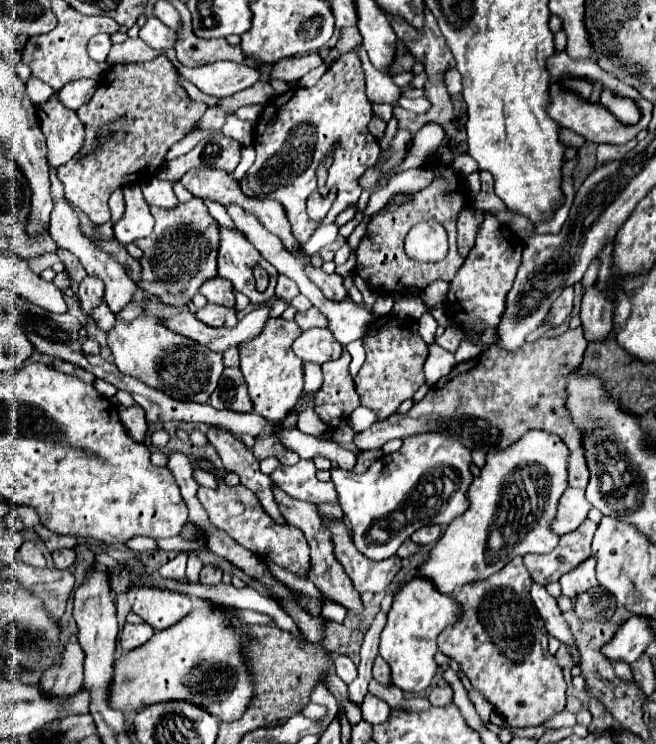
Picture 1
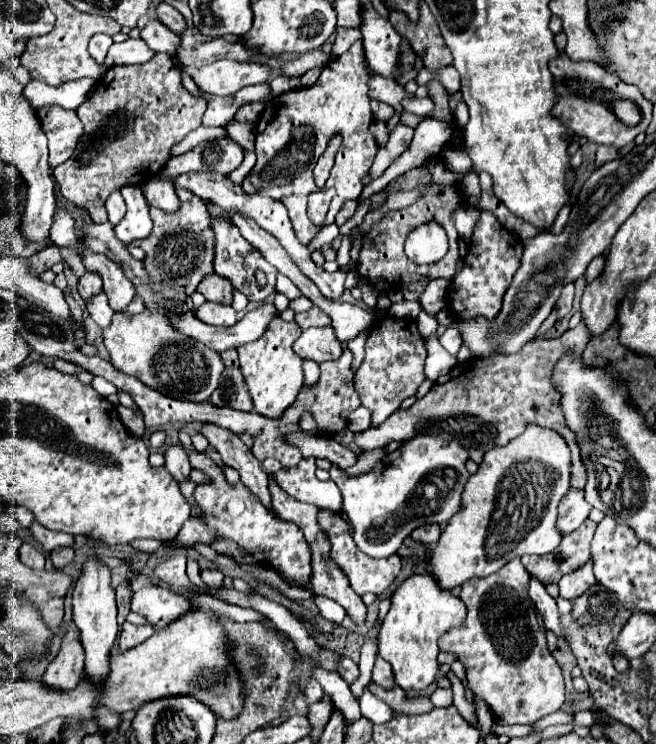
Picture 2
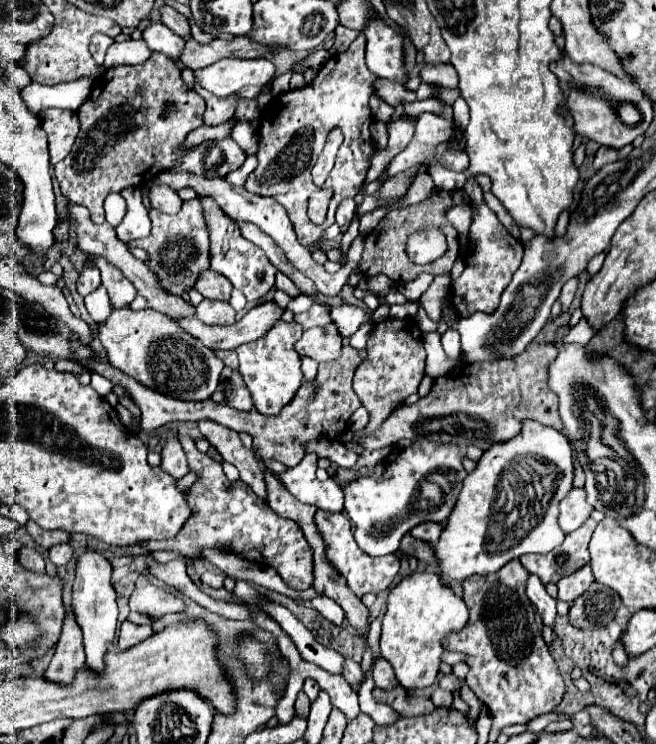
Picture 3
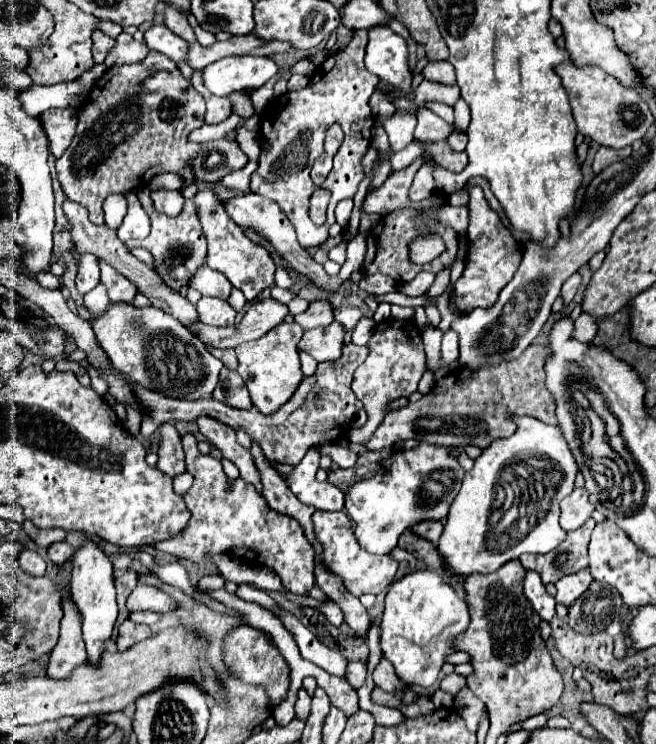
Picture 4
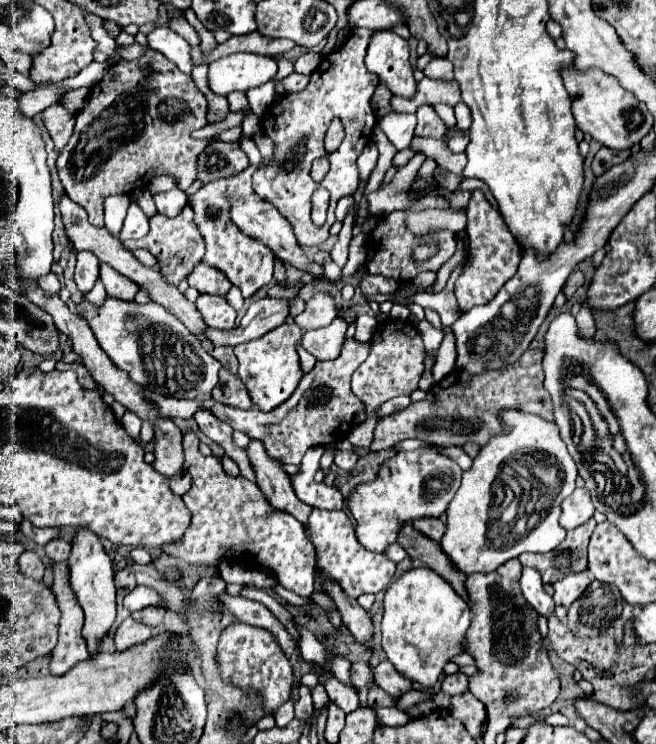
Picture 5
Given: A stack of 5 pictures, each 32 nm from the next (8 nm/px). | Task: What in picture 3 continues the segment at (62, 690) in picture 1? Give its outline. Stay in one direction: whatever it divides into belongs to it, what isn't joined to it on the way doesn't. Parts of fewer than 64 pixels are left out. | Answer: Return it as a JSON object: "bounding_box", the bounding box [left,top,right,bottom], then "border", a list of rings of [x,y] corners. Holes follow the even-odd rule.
{"bounding_box":[44,610,86,684],"border":[[[68,610],[62,624],[60,640],[56,644],[54,656],[44,676],[46,680],[60,680],[62,684],[68,684],[76,668],[82,668],[84,664],[86,664],[86,654],[84,654],[84,644],[82,644],[82,632],[76,622],[74,610]]]}

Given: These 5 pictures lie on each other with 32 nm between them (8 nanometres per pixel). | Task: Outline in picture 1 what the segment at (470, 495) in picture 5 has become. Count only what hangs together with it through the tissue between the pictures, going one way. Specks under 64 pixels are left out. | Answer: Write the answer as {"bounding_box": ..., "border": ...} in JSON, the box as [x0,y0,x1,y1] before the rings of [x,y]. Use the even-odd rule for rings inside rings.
{"bounding_box":[420,428,570,594],"border":[[[538,428],[528,430],[524,436],[520,436],[514,444],[510,444],[504,450],[488,452],[486,464],[468,486],[468,510],[448,524],[442,538],[430,550],[428,560],[420,566],[420,576],[432,578],[434,586],[440,592],[452,594],[466,582],[488,578],[516,556],[552,552],[560,540],[560,536],[552,530],[552,522],[556,518],[558,500],[568,488],[568,456],[570,452],[566,444],[556,434]]]}

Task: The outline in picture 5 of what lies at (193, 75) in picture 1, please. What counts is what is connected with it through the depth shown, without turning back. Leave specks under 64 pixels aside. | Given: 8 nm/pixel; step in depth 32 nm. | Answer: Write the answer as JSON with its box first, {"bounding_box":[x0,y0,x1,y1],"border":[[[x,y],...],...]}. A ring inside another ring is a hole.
{"bounding_box":[208,52,276,94],"border":[[[238,52],[210,64],[208,84],[216,94],[246,92],[248,88],[262,86],[276,76],[276,62],[270,56],[252,52]]]}

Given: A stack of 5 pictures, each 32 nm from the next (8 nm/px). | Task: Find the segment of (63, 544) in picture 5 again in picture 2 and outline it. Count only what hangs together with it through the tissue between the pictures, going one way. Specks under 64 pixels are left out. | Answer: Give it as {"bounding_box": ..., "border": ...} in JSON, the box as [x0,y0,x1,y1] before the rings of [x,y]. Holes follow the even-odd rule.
{"bounding_box":[50,546,74,568],"border":[[[60,546],[60,548],[54,548],[54,550],[50,552],[50,560],[52,560],[52,564],[54,564],[56,568],[66,566],[72,558],[74,558],[74,550],[72,550],[70,546]]]}

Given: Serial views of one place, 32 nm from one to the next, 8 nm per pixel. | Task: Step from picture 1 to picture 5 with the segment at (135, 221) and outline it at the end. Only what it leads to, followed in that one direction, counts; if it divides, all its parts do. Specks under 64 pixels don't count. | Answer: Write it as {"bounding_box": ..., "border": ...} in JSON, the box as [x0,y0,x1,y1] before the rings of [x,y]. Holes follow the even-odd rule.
{"bounding_box":[120,198,148,240],"border":[[[132,198],[132,204],[130,204],[128,214],[126,214],[126,220],[124,220],[124,228],[120,232],[120,240],[142,238],[146,234],[148,234],[148,218],[146,218],[144,212],[140,212],[138,204]]]}

